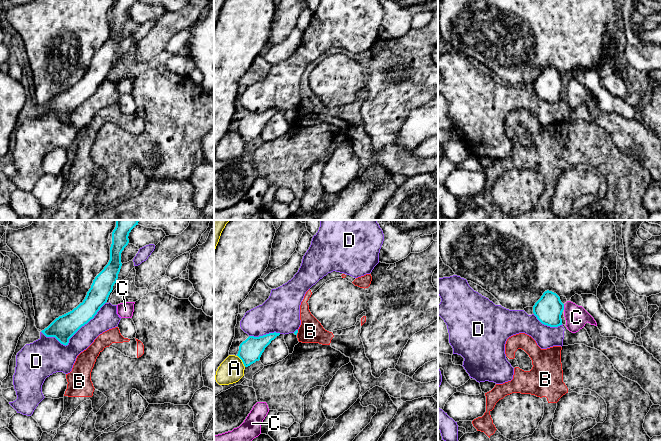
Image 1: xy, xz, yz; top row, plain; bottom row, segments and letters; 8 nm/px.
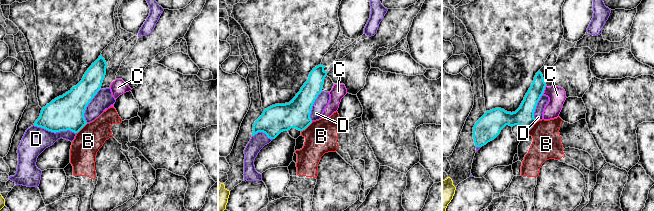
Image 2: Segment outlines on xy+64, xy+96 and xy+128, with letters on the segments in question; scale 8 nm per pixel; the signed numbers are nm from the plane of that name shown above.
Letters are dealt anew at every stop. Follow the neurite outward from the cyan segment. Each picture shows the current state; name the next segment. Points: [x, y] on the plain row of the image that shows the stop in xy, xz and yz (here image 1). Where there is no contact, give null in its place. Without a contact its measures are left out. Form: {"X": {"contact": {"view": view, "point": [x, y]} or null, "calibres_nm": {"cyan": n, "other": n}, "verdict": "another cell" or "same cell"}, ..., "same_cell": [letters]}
{"A": {"contact": {"view": "xz", "point": [242, 137]}, "calibres_nm": {"cyan": 190, "other": 200}, "verdict": "another cell"}, "B": {"contact": {"view": "xz", "point": [297, 108]}, "calibres_nm": {"cyan": 20, "other": 190}, "verdict": "another cell"}, "C": {"contact": {"view": "yz", "point": [563, 83]}, "calibres_nm": {"cyan": 220, "other": 180}, "verdict": "another cell"}, "D": {"contact": {"view": "xy", "point": [73, 110]}, "calibres_nm": {"cyan": 190, "other": 260}, "verdict": "another cell"}, "same_cell": []}

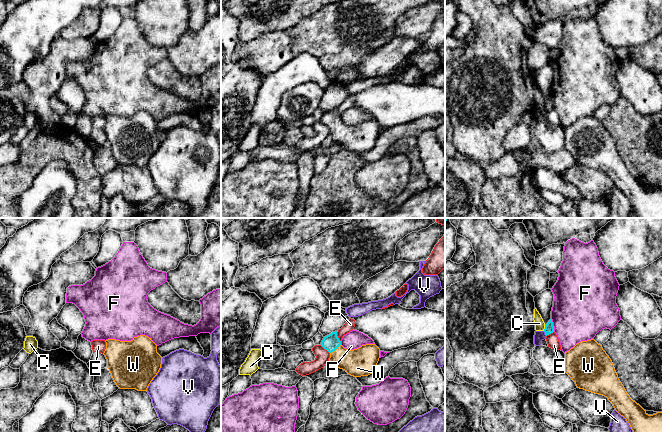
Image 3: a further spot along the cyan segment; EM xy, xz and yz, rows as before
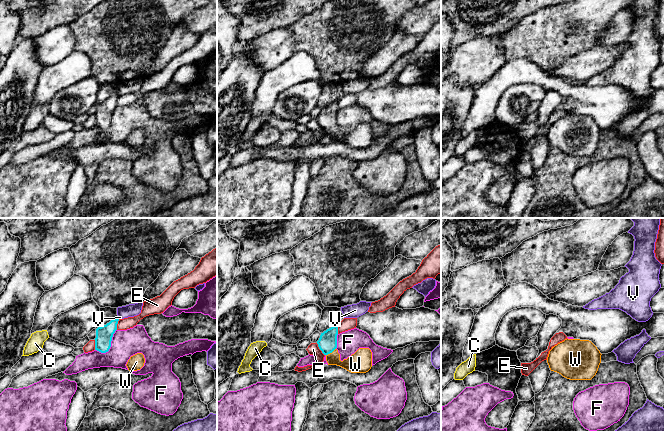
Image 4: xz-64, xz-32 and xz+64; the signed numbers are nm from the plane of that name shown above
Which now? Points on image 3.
{"C": {"contact": {"view": "yz", "point": [545, 104]}, "calibres_nm": {"cyan": 80, "other": 80}, "verdict": "another cell"}, "E": {"contact": {"view": "xz", "point": [337, 112]}, "calibres_nm": {"cyan": 140, "other": 80}, "verdict": "another cell"}, "F": {"contact": {"view": "yz", "point": [552, 101]}, "calibres_nm": {"cyan": 80, "other": 440}, "verdict": "another cell"}, "V": {"contact": {"view": "yz", "point": [545, 109]}, "calibres_nm": {"cyan": 80, "other": 80}, "verdict": "another cell"}, "W": {"contact": {"view": "xz", "point": [335, 125]}, "calibres_nm": {"cyan": 140, "other": 220}, "verdict": "same cell"}, "same_cell": ["W"]}

